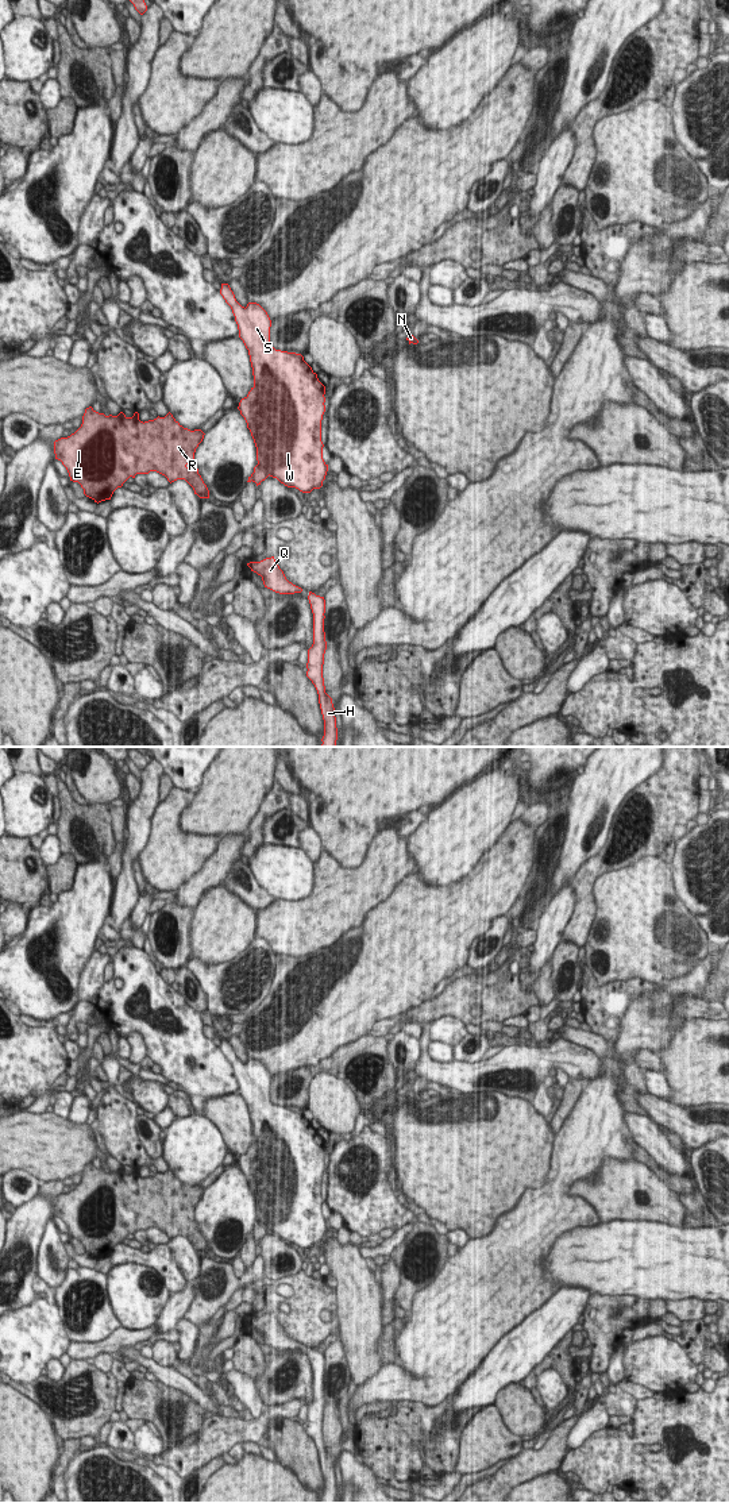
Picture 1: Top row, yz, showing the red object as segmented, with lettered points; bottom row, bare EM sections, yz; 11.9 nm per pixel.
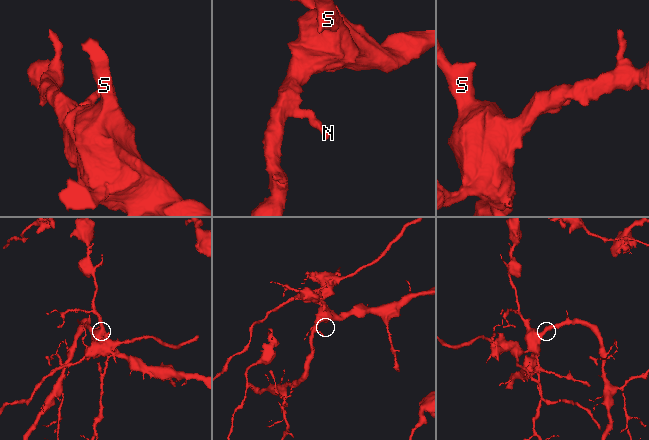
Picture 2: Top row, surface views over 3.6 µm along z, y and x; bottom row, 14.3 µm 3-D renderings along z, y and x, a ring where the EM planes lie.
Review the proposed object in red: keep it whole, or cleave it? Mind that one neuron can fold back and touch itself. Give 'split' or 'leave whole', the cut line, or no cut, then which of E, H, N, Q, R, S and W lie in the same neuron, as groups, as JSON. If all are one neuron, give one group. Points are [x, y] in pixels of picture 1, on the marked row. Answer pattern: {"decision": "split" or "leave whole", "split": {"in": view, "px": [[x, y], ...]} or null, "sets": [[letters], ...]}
{"decision": "split", "split": {"in": "yz", "px": [[258, 463], [263, 465], [270, 473]]}, "sets": [["E", "R"], ["H", "N", "Q", "S", "W"]]}

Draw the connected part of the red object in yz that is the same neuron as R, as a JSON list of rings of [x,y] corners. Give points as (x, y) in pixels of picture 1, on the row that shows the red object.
[[[89,406],[85,409],[81,427],[70,436],[54,442],[54,454],[66,467],[70,481],[78,482],[84,494],[97,504],[111,500],[113,492],[130,477],[150,471],[165,475],[170,483],[185,479],[194,494],[209,498],[209,490],[194,463],[194,452],[204,435],[201,429],[184,428],[170,412],[165,417],[158,416],[143,423],[138,412],[132,417],[123,412],[117,416],[105,416]]]

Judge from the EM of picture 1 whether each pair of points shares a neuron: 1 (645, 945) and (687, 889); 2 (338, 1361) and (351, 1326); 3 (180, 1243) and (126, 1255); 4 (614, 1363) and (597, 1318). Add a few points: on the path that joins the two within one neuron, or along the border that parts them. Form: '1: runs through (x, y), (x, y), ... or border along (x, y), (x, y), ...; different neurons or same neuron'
1: border along (670, 868), (677, 895), (694, 916); different neurons
2: border along (339, 1338), (353, 1378); different neurons
3: border along (166, 1244), (181, 1275); different neurons
4: border along (614, 1351), (605, 1371); different neurons

